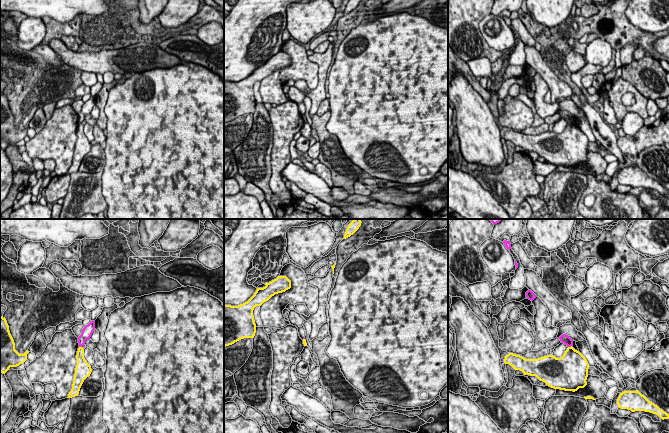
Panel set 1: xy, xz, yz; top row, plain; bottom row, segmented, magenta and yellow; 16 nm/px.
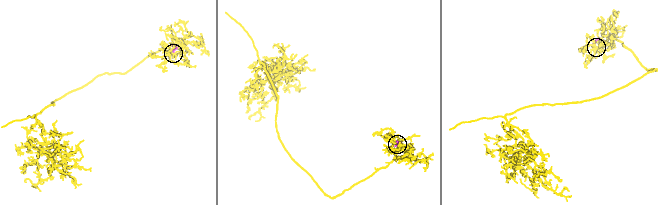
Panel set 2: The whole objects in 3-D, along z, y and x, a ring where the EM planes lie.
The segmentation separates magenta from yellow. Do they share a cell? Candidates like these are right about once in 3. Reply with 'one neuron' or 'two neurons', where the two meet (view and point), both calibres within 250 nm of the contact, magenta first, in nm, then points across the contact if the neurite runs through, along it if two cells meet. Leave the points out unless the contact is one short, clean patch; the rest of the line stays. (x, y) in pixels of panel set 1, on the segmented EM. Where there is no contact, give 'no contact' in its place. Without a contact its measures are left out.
two neurons | yz (569, 346) | 140/360 nm | along yz (571, 345), (568, 347)

